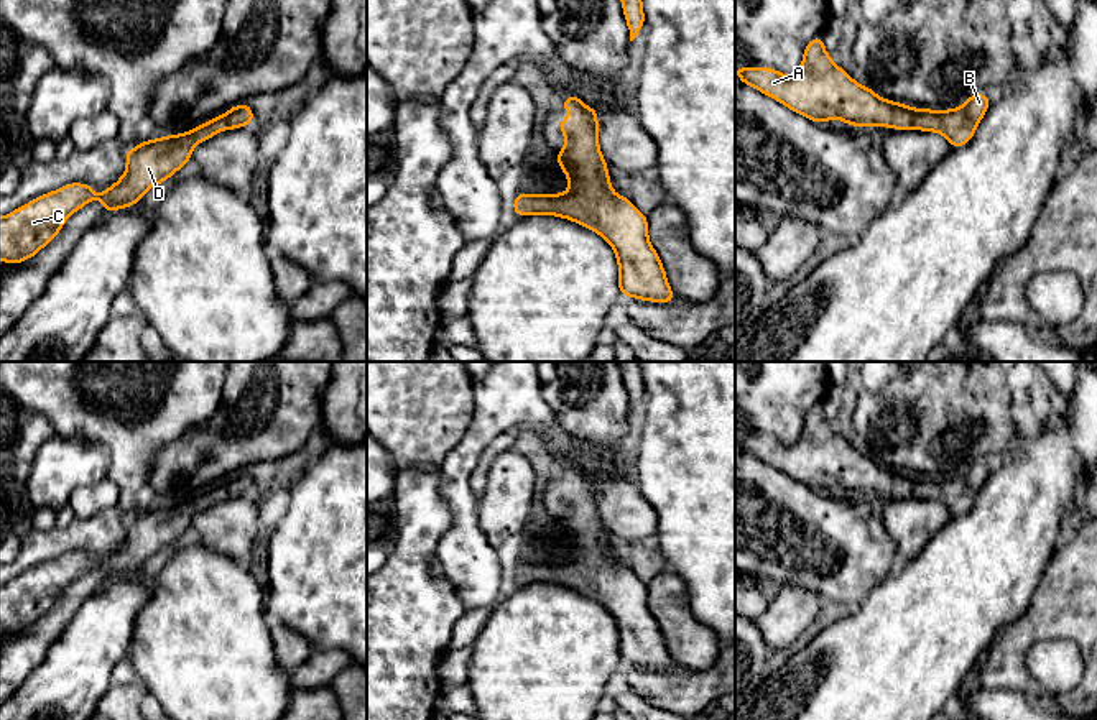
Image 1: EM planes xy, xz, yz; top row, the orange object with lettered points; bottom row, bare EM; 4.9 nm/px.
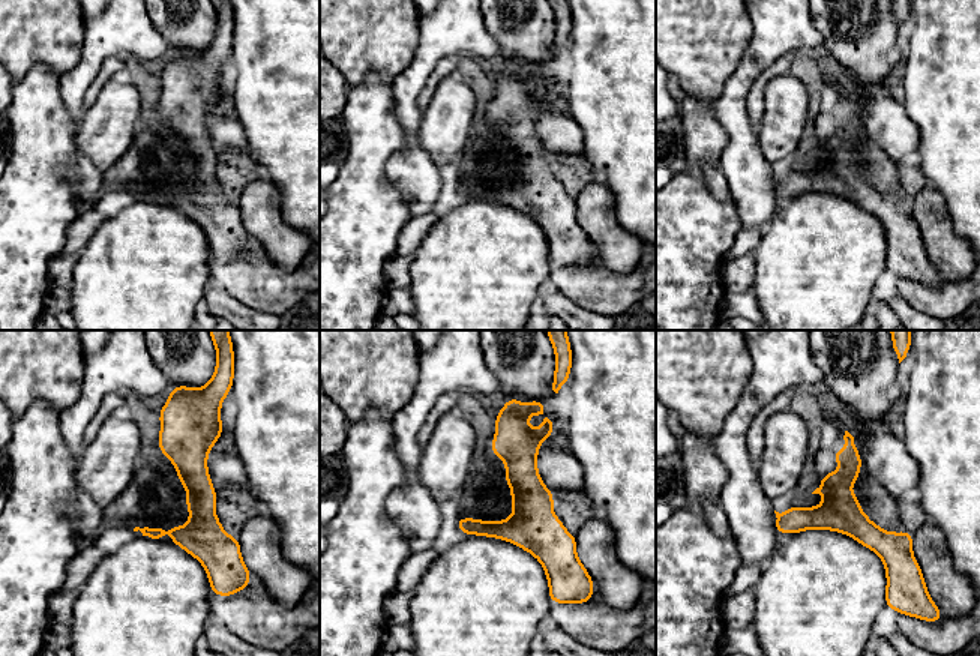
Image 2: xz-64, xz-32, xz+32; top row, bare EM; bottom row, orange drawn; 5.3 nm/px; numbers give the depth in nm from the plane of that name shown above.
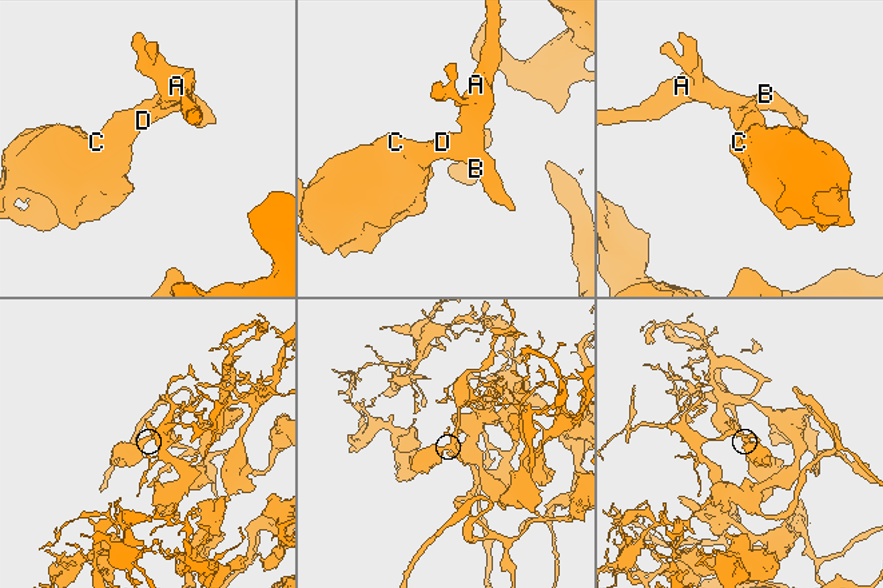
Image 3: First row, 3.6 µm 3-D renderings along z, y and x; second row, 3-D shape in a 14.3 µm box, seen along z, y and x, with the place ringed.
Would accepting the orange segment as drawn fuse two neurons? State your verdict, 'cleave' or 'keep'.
keep

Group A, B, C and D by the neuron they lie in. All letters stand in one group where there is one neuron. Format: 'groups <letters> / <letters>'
groups A B C D

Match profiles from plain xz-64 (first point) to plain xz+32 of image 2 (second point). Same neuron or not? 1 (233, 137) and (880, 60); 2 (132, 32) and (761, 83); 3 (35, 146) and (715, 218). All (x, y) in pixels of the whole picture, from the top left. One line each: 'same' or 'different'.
1: same
2: different
3: same

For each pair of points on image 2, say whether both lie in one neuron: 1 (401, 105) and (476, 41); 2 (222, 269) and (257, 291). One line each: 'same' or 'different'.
1: same
2: same

